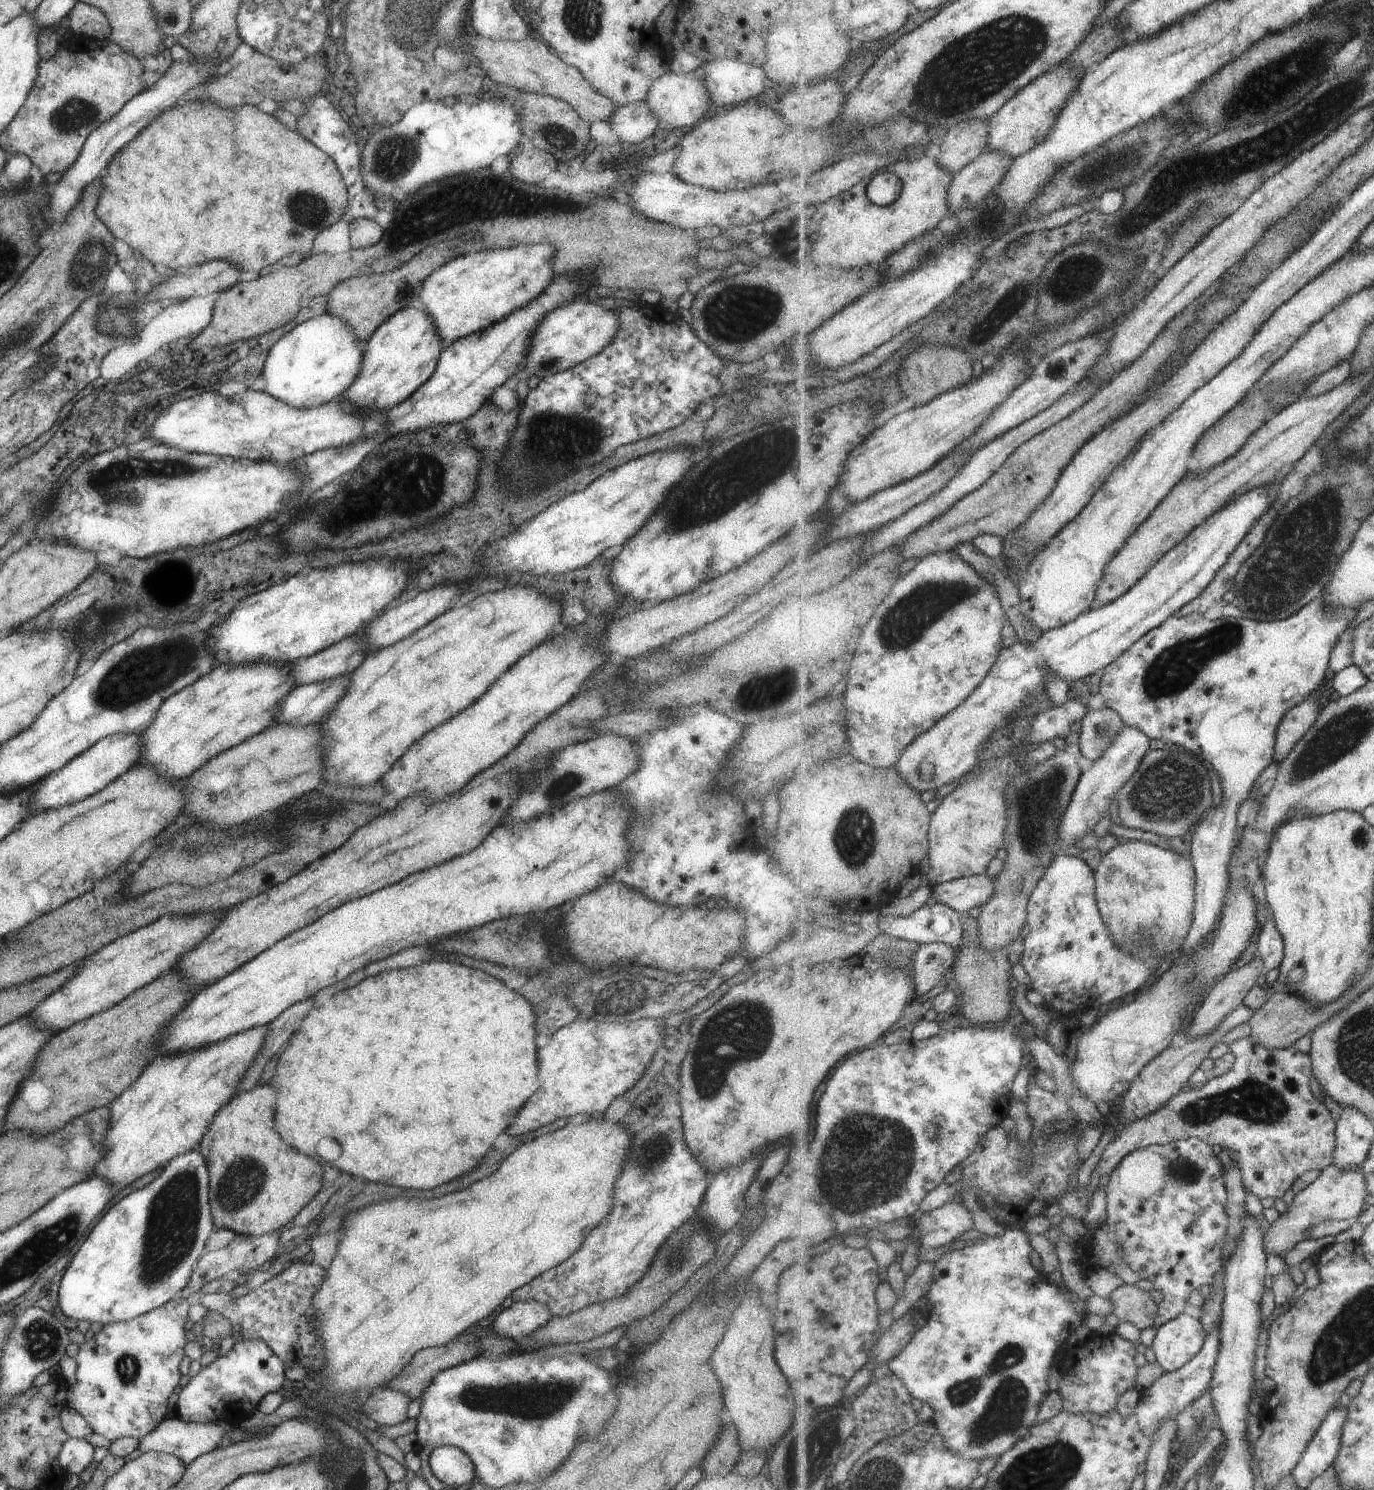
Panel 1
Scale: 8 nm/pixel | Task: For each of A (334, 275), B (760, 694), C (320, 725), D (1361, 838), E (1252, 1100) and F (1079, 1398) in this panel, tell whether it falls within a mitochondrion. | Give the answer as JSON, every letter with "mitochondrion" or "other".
{"A":"other","B":"mitochondrion","C":"other","D":"mitochondrion","E":"mitochondrion","F":"other"}

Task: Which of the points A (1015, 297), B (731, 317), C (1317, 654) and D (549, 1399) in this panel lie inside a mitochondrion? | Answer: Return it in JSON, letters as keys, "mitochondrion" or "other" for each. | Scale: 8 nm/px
{"A":"mitochondrion","B":"mitochondrion","C":"other","D":"mitochondrion"}

